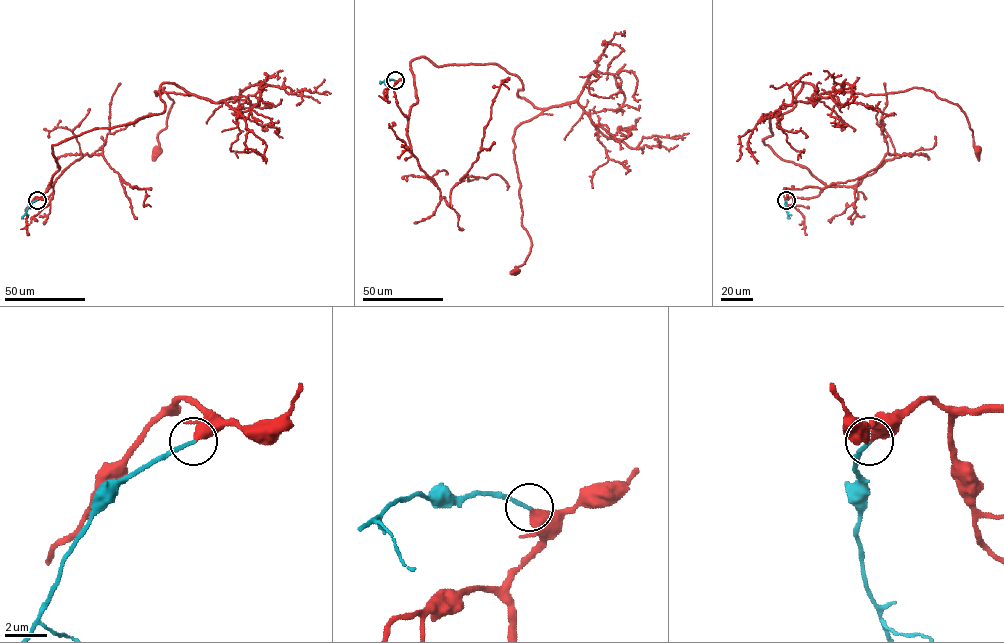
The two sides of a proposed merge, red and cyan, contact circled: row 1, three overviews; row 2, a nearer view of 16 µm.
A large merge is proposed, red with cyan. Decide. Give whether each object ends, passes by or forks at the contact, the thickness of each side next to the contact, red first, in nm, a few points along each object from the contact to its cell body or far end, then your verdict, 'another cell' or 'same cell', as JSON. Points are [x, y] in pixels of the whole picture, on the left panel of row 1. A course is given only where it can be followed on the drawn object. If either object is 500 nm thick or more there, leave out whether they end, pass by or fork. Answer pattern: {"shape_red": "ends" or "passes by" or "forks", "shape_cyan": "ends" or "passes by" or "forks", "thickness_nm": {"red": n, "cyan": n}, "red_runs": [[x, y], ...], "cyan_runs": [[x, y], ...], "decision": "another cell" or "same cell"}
{"shape_red": "ends", "shape_cyan": "ends", "thickness_nm": {"red": 480, "cyan": 170}, "red_runs": [[37, 200], [59, 168], [53, 145], [161, 114], [174, 83], [188, 93], [155, 91], [173, 100], [156, 149]], "cyan_runs": [[37, 200], [22, 218]], "decision": "same cell"}

